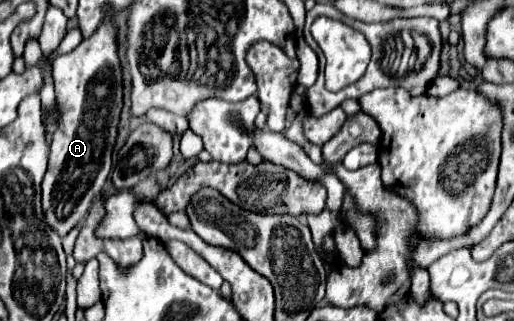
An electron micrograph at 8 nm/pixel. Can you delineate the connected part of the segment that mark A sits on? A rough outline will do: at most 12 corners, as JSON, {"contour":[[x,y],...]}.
{"contour":[[106,19],[52,61],[62,109],[42,181],[66,237],[112,167],[122,111]]}

